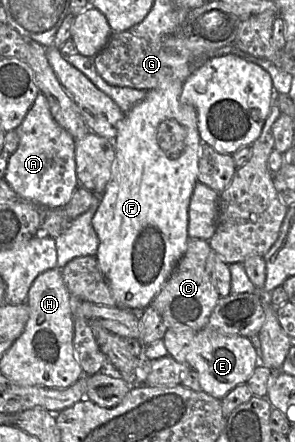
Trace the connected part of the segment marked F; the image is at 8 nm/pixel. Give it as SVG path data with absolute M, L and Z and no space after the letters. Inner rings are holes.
M183 82L148 90L145 98L125 114L115 144L112 177L100 196L92 225L99 238L95 255L118 308L135 312L145 310L159 293L187 249L188 209L198 182L198 154L201 138L197 112L193 106L180 103Z

